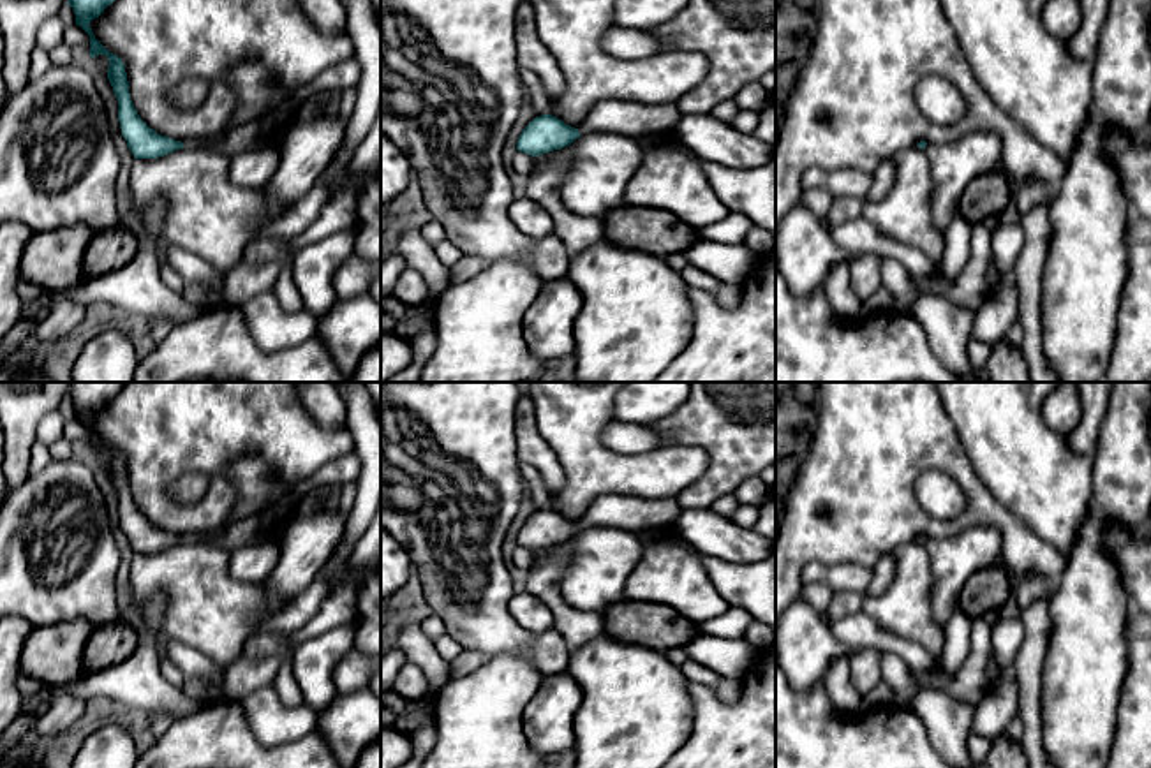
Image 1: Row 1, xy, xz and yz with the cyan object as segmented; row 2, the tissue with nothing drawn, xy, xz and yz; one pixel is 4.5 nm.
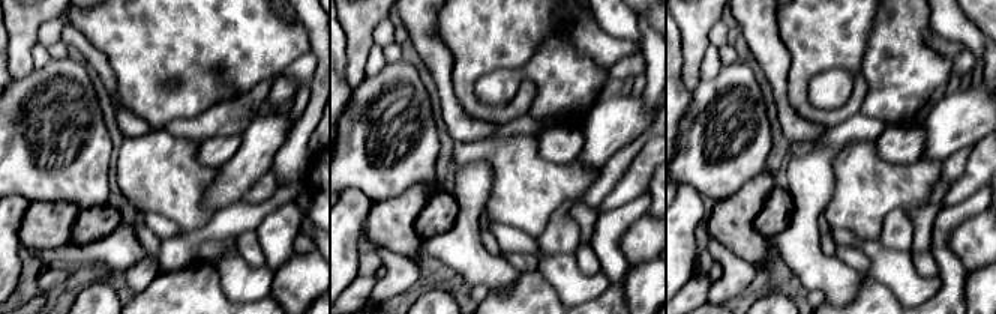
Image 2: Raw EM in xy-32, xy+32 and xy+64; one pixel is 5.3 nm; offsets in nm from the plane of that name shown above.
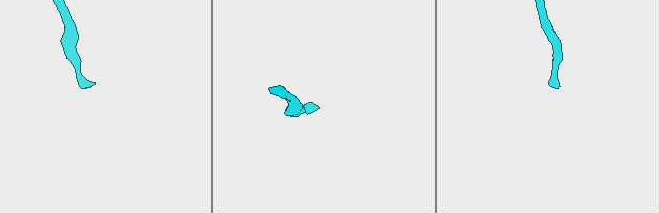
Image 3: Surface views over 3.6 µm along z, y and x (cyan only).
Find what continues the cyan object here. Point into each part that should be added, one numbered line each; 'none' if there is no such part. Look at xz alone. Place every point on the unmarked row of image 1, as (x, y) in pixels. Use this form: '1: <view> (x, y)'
1: xz (623, 511)

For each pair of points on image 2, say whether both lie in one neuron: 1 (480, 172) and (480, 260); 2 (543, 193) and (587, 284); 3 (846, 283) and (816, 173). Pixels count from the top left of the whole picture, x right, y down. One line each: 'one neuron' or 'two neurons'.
1: one neuron
2: two neurons
3: one neuron

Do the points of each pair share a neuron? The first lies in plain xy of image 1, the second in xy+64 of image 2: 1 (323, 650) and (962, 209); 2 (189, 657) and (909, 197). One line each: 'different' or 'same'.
1: same
2: different

